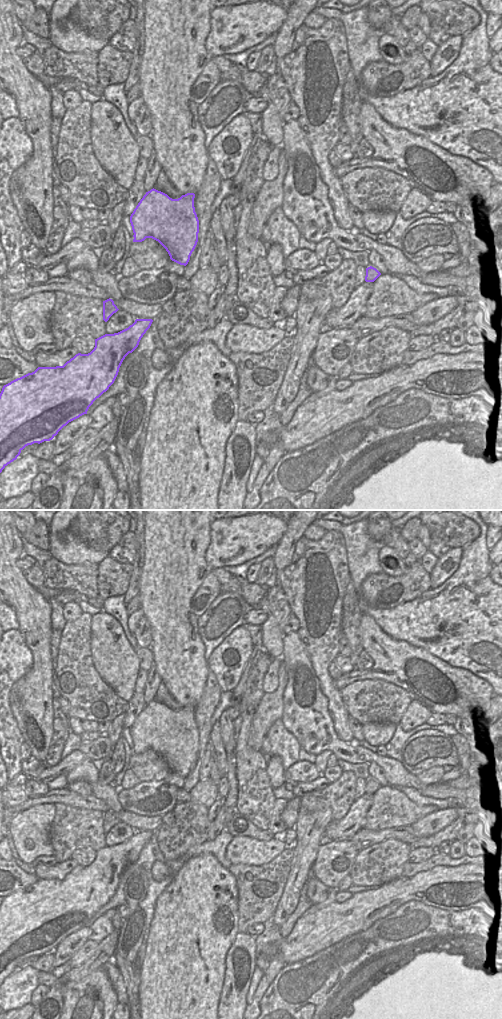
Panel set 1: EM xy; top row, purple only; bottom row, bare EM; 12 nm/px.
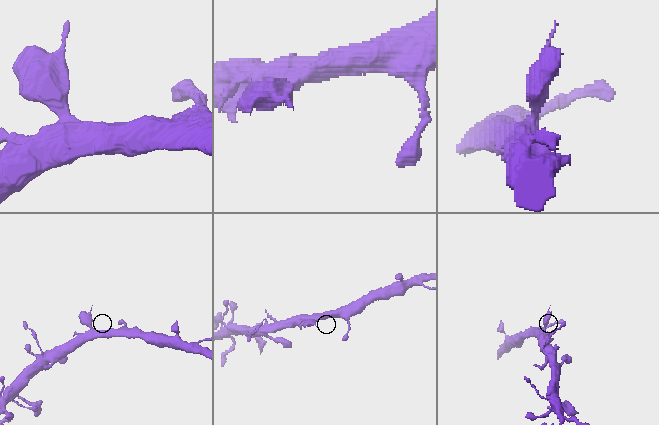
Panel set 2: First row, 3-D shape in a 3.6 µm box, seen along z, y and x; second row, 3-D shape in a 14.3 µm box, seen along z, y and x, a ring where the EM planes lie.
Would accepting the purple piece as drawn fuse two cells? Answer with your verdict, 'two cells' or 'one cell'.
one cell

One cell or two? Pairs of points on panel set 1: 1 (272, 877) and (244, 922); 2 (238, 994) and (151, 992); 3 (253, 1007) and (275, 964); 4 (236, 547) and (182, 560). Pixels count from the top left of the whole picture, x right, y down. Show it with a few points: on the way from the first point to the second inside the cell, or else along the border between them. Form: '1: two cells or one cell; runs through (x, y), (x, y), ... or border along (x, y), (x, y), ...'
1: one cell; runs through (270, 888), (270, 896), (254, 911)
2: two cells; border along (225, 971), (221, 997), (217, 1008)
3: one cell; runs through (258, 996), (269, 975)
4: two cells; border along (210, 531), (210, 543), (205, 555), (209, 568)

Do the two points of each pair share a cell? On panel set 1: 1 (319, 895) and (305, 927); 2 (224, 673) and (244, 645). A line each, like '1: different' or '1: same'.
1: different
2: same

